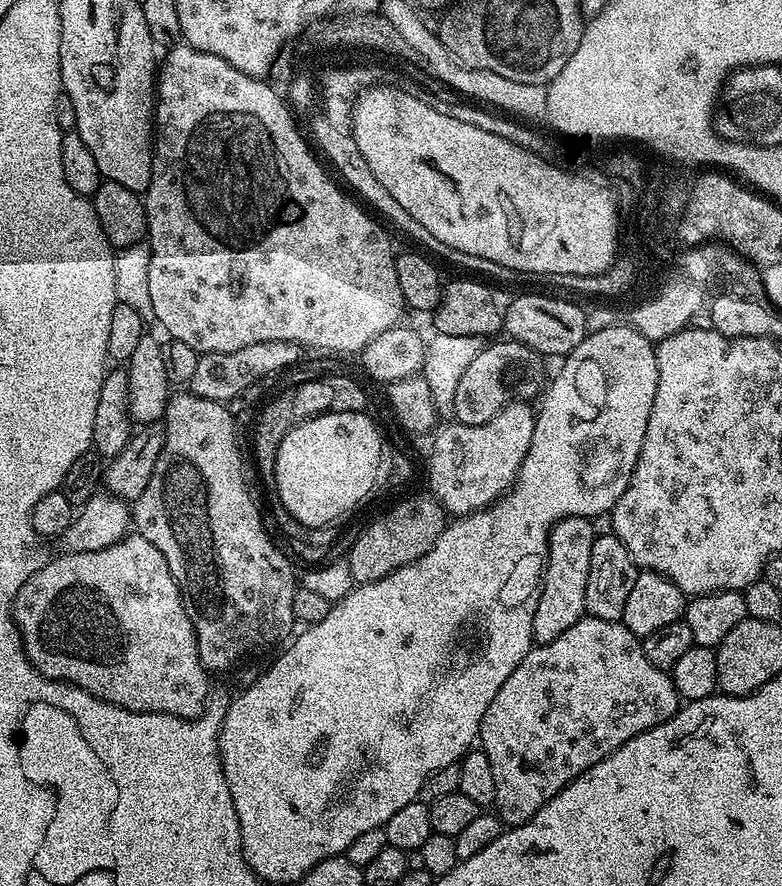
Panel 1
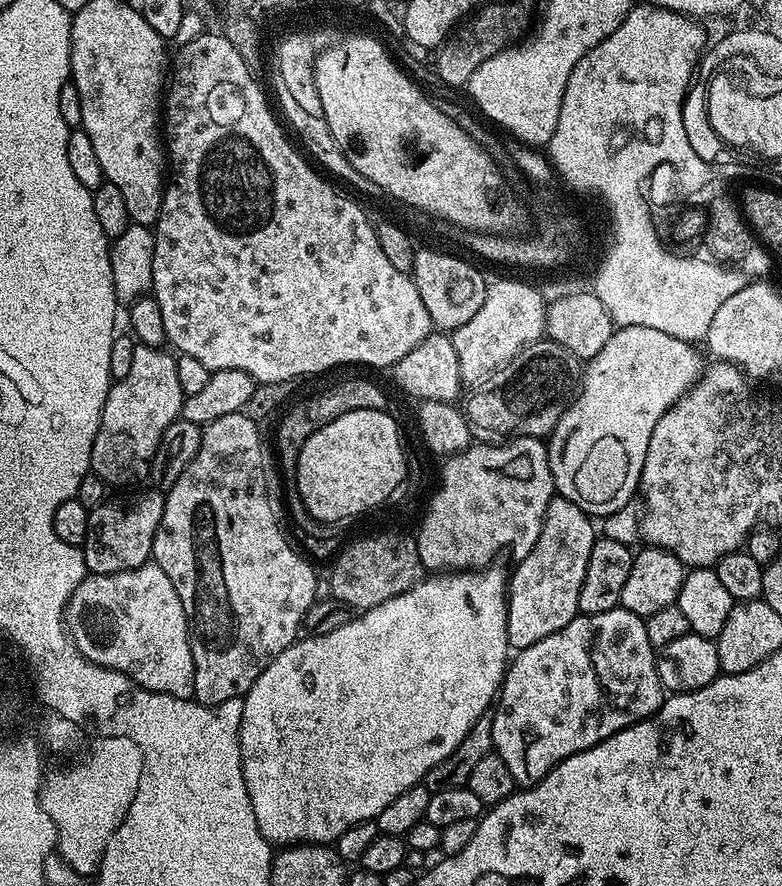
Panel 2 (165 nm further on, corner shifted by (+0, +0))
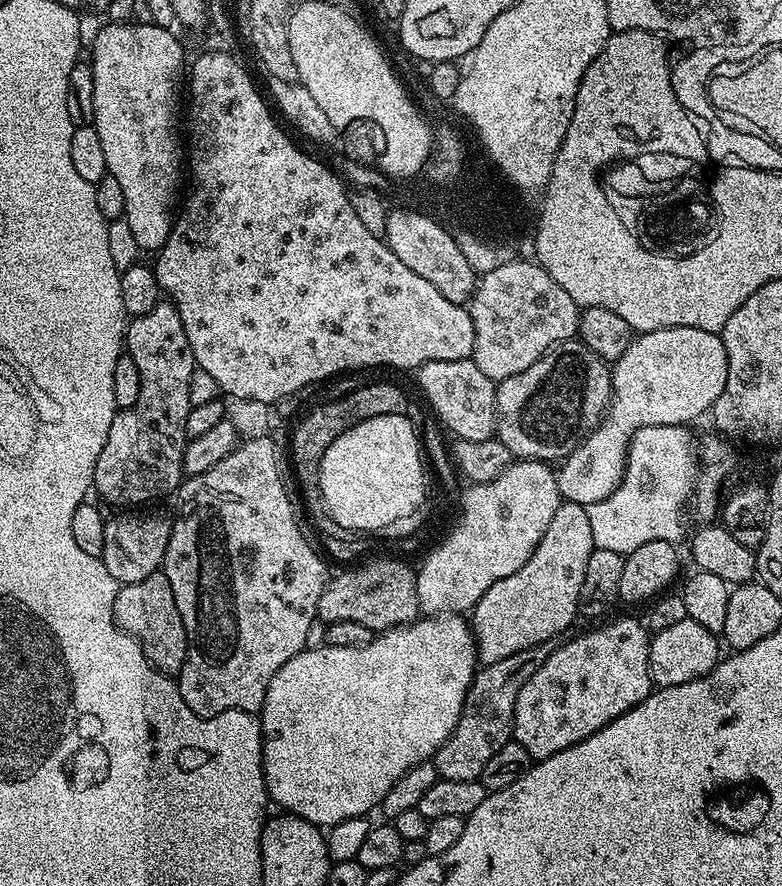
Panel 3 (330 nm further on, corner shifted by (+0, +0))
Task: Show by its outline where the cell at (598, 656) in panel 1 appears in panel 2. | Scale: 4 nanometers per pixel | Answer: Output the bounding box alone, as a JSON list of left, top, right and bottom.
[492,607,666,789]

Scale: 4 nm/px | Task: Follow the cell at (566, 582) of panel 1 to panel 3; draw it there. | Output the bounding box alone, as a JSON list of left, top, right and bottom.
[470,503,595,665]

